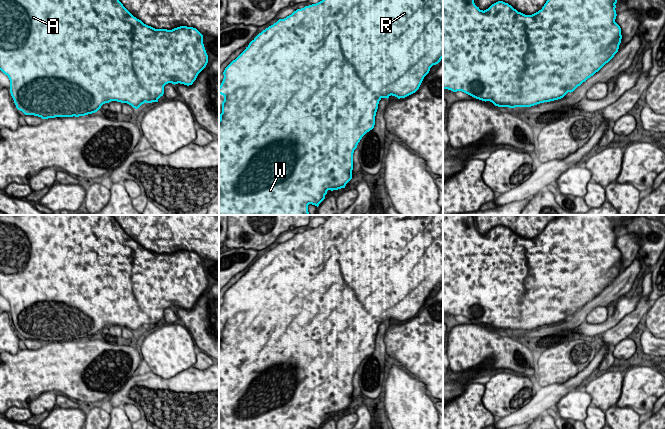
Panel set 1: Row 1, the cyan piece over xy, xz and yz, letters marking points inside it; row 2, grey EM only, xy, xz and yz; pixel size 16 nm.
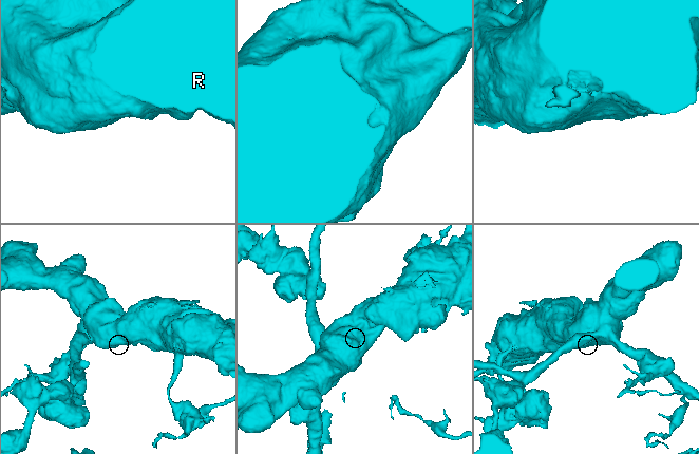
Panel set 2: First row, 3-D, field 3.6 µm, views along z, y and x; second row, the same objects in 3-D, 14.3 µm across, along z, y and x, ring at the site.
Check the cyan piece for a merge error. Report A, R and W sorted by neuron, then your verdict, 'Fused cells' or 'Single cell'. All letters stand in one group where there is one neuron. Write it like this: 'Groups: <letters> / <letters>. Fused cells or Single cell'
Groups: A R W. Single cell

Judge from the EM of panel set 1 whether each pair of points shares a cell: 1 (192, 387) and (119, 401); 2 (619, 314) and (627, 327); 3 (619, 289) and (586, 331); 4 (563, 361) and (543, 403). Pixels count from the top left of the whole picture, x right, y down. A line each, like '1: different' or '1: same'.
1: same
2: different
3: different
4: different

